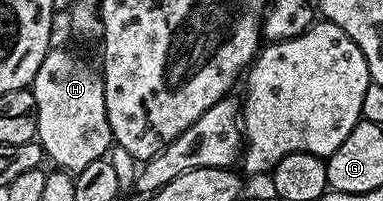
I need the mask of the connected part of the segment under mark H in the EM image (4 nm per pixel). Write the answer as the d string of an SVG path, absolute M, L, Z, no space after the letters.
M53 47L46 54L36 72L32 83L36 96L36 120L38 121L37 142L42 146L42 153L47 159L54 161L57 169L67 172L77 172L88 168L92 160L107 157L112 146L110 125L108 124L108 108L104 104L104 84L102 75L94 70L82 58L76 58L72 53Z

